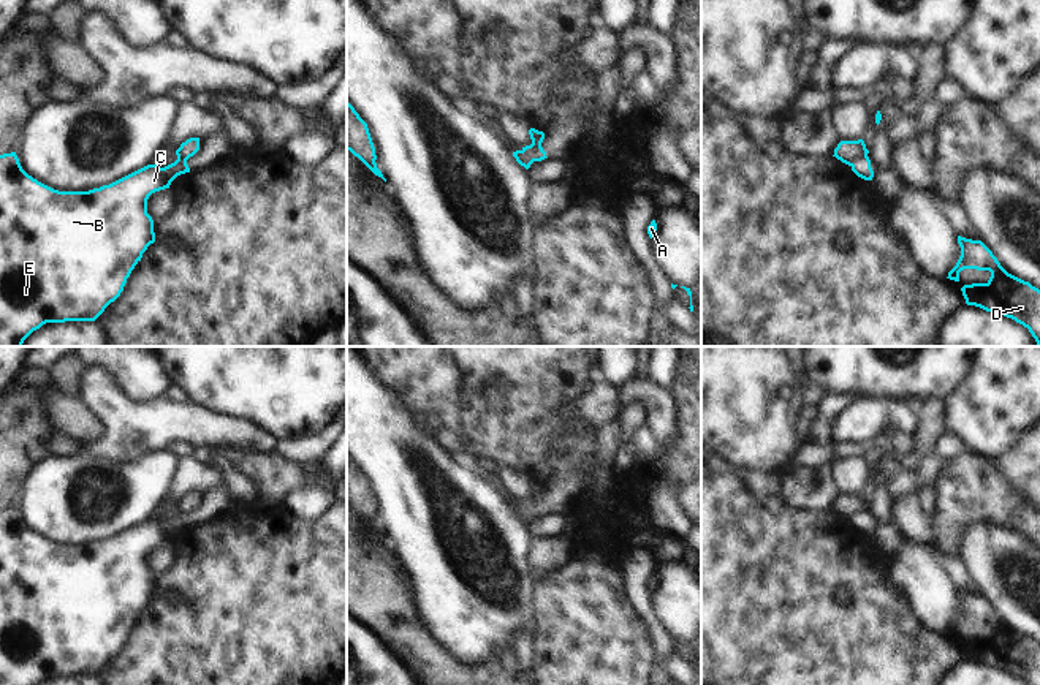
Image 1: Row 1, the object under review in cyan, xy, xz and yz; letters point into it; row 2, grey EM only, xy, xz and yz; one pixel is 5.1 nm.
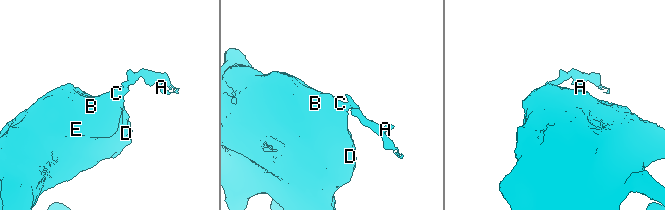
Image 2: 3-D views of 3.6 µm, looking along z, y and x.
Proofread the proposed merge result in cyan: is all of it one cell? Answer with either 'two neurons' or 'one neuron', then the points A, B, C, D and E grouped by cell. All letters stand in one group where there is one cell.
two neurons | A / B C D E

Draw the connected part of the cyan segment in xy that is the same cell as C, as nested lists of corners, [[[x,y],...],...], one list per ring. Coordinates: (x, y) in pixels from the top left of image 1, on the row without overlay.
[[[16,506],[0,509],[0,685],[95,676],[155,596],[149,551],[185,527],[187,516],[176,514],[165,522],[147,519],[89,546],[59,546],[28,530]]]

